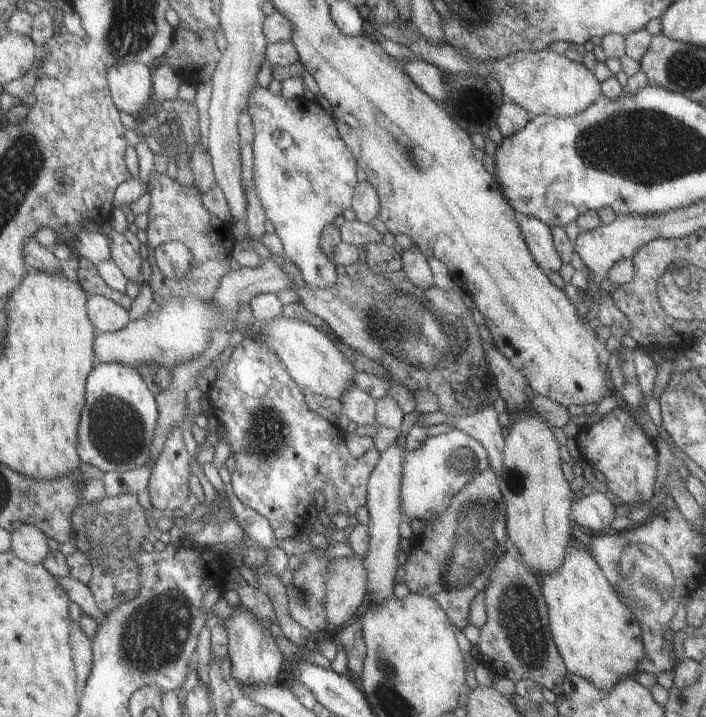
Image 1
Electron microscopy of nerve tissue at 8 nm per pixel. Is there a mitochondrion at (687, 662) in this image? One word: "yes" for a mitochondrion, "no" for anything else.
no

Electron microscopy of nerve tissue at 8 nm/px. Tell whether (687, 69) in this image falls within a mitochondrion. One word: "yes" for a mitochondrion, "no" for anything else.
yes

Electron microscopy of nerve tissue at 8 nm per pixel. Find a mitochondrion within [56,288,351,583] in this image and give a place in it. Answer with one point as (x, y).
(116, 430)

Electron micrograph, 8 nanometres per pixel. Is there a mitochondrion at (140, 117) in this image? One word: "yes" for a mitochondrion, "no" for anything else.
no

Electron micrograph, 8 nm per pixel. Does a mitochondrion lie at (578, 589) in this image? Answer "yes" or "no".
no

